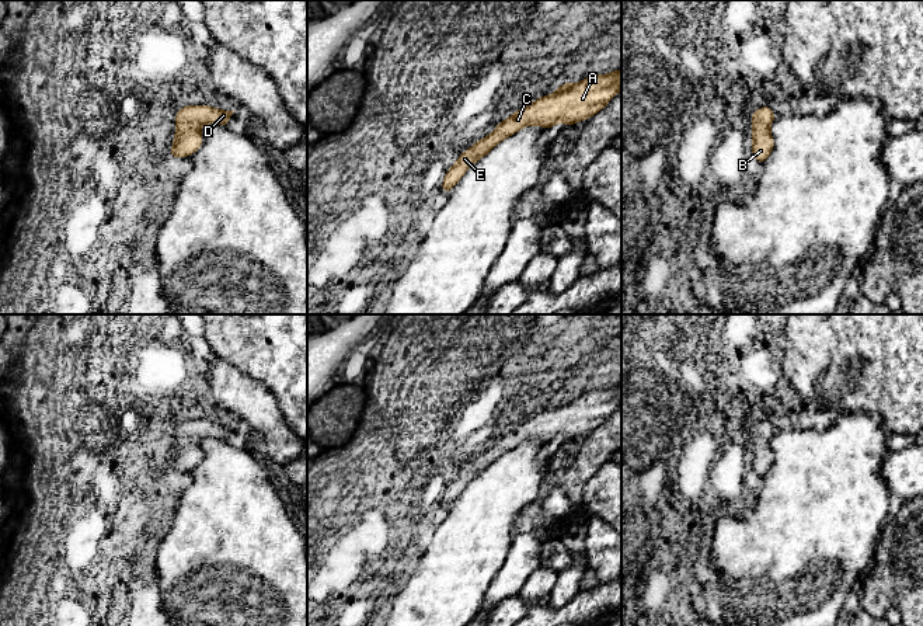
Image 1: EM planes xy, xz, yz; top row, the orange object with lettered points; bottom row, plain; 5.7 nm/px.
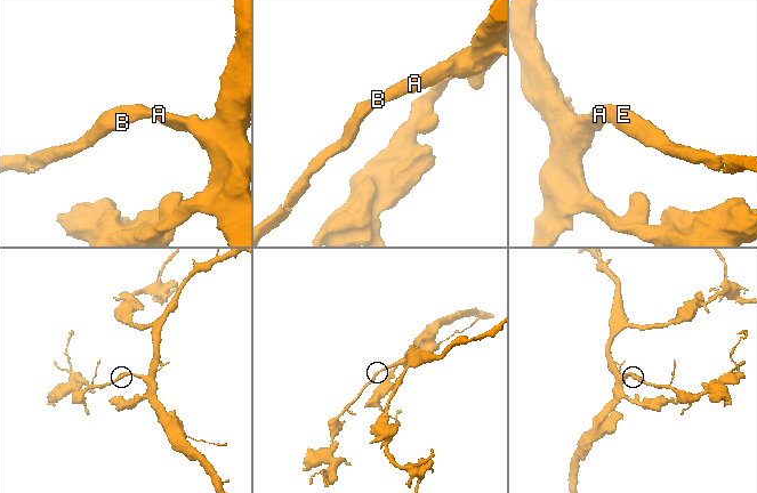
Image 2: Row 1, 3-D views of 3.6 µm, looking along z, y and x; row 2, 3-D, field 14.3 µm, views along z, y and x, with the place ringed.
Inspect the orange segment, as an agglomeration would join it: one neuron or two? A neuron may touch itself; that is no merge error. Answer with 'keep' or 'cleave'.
keep

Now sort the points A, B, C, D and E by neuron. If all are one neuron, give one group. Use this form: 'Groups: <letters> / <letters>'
Groups: A B C D E

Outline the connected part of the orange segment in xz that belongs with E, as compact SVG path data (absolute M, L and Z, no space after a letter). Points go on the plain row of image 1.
M619 382L609 389L588 390L577 399L561 399L551 410L540 411L530 420L515 425L488 451L463 466L445 490L440 505L450 507L477 474L522 442L539 439L548 444L555 438L572 441L603 424L619 406L621 406L621 385Z

